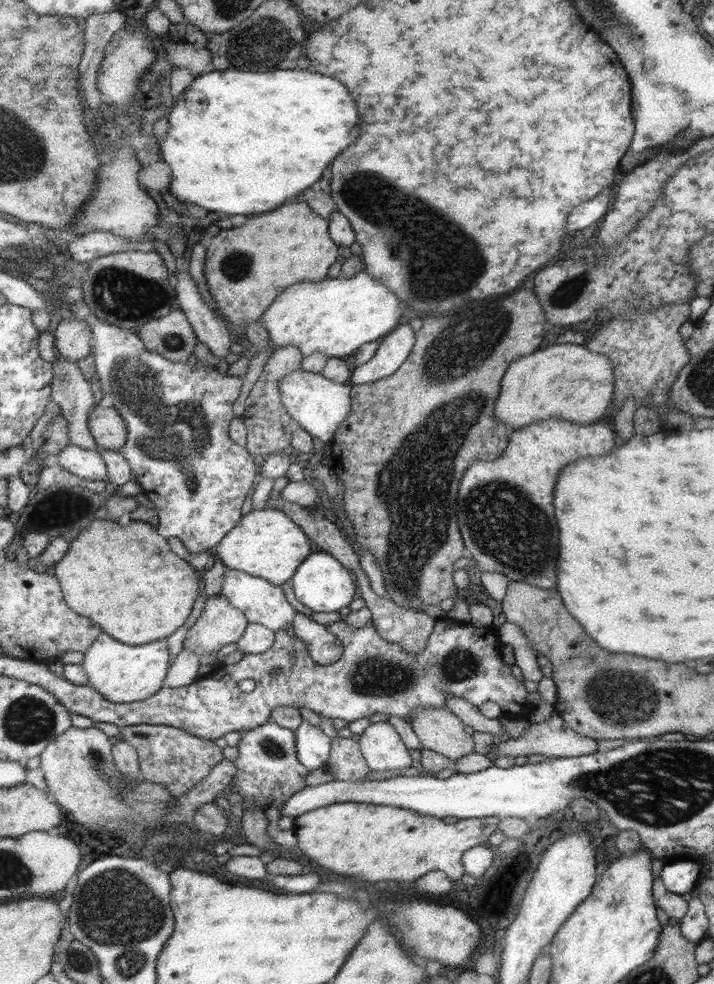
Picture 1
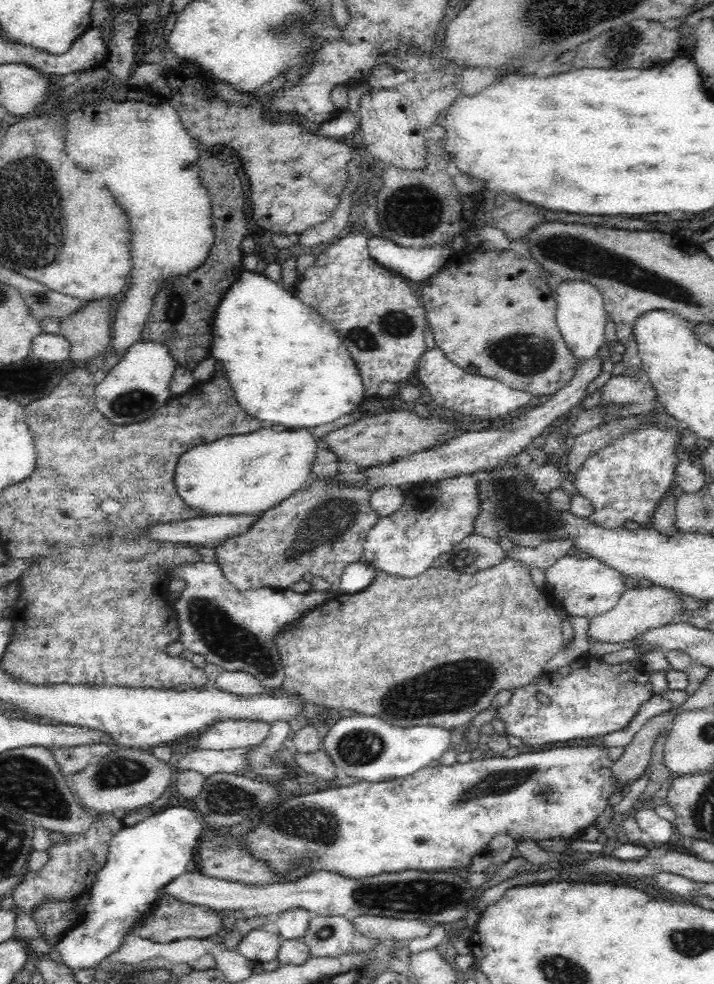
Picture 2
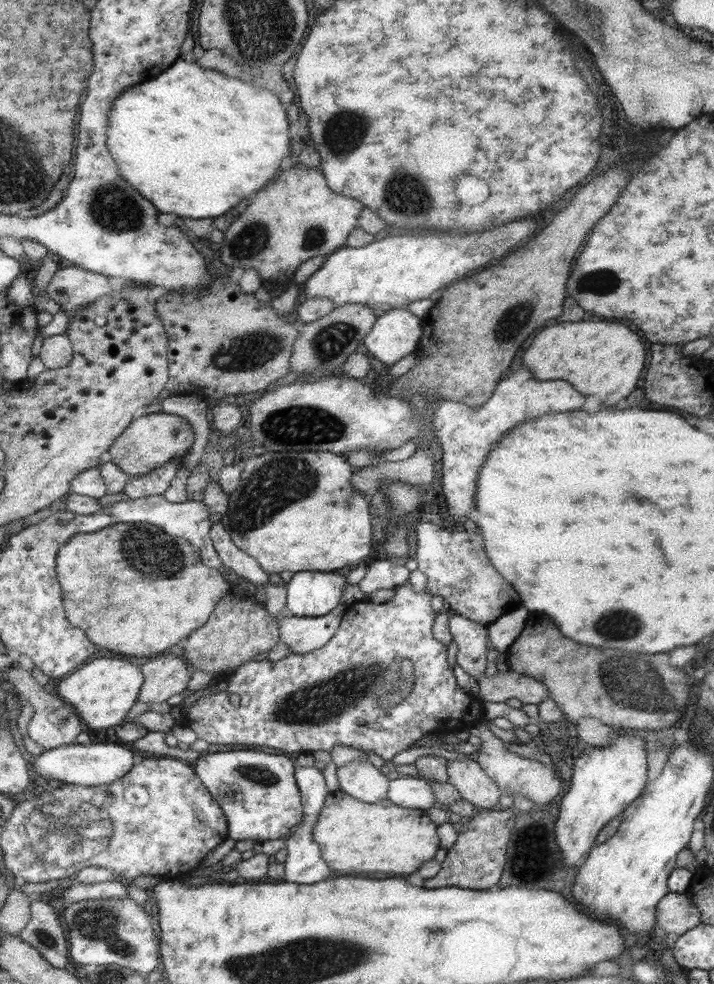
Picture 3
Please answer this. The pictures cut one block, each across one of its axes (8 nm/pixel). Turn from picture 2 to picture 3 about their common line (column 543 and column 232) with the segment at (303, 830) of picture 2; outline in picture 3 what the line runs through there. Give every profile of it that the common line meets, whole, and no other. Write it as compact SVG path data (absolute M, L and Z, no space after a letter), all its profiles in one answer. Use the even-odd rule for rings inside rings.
M252 750L203 753L192 770L208 788L208 792L225 810L228 837L238 840L275 840L289 834L289 828L301 820L301 796L295 786L293 756L265 754Z

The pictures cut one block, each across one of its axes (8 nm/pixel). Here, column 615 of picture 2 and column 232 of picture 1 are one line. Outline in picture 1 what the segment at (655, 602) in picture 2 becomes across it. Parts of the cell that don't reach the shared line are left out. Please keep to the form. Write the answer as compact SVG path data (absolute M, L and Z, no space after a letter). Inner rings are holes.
M225 596L207 597L201 615L185 634L182 649L198 658L217 653L220 647L240 641L248 624L241 610L233 608Z

